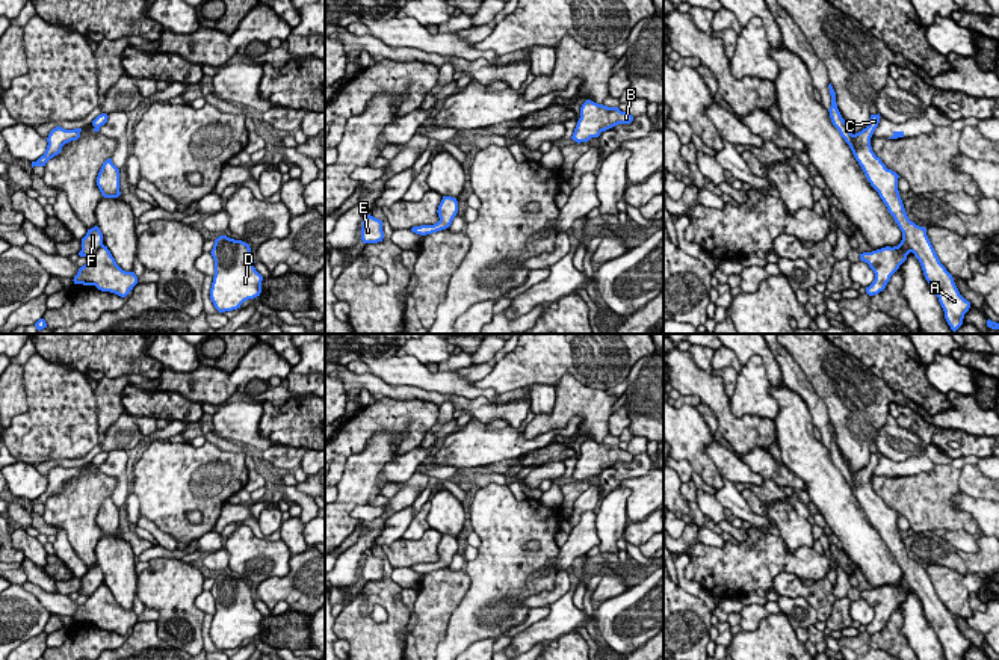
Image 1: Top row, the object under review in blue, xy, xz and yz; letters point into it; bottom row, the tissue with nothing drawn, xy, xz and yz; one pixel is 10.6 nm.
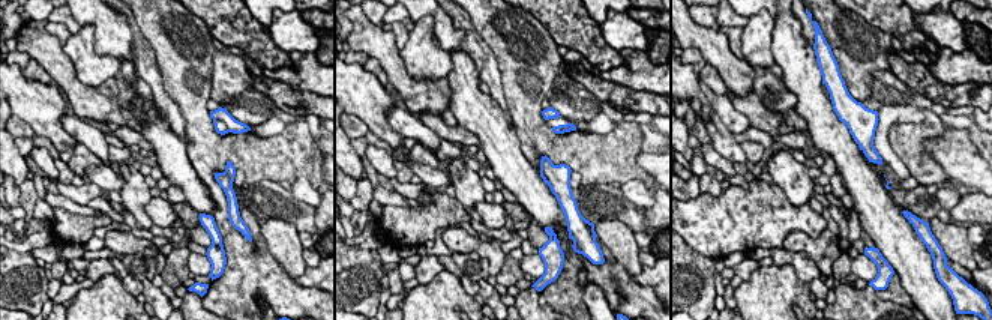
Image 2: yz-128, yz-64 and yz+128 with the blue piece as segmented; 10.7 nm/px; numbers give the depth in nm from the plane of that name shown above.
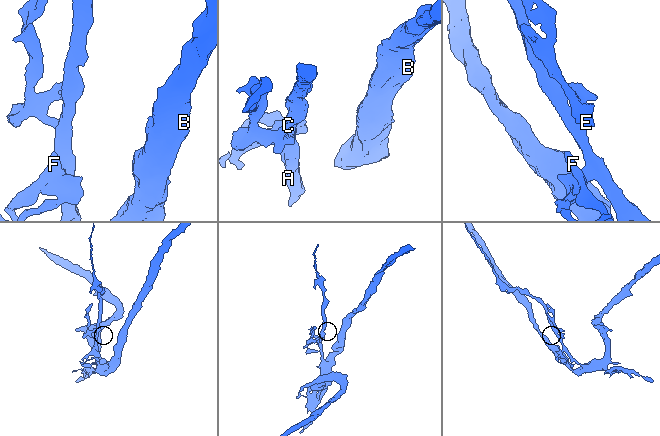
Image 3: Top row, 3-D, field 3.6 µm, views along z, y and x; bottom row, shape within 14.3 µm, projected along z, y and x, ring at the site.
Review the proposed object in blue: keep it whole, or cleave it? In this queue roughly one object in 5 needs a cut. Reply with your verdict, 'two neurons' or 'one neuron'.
one neuron

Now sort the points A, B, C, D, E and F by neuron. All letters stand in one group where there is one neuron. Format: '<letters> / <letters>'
A B C D E F

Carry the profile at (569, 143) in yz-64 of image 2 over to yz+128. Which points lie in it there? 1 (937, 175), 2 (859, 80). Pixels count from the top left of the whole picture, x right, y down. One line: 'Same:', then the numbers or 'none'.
Same: 1, 2

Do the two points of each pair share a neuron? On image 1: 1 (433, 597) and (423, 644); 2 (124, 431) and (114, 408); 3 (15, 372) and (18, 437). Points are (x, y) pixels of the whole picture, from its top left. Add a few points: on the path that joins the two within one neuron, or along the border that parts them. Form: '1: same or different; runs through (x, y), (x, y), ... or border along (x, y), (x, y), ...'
1: same; runs through (433, 609), (433, 622), (428, 632)
2: different; border along (124, 411), (102, 437)
3: different; border along (21, 379), (26, 411), (15, 417)

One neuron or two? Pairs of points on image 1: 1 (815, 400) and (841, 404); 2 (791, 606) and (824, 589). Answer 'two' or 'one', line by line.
1: two
2: two

